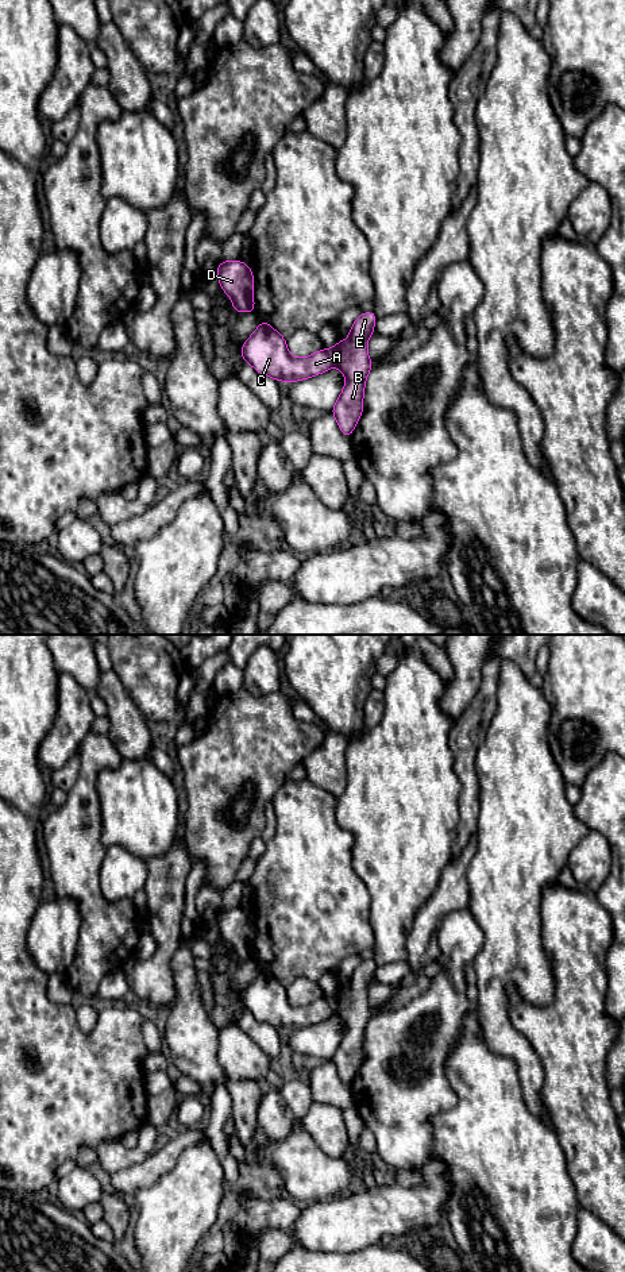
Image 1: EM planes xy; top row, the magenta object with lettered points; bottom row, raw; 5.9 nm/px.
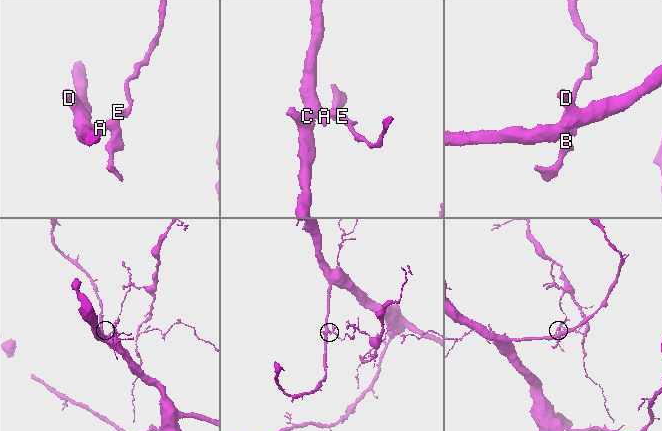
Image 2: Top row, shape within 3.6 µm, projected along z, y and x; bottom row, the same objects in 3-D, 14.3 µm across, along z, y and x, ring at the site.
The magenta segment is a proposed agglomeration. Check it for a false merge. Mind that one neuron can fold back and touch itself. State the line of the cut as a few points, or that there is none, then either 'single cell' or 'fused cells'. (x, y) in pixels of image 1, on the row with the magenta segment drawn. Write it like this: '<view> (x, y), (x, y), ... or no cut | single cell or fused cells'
xy (325, 350), (335, 365) | fused cells

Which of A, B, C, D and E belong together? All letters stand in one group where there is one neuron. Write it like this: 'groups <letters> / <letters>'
groups A C D / B E

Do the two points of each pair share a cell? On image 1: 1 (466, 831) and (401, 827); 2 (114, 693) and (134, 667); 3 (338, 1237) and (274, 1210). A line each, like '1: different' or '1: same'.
1: different
2: different
3: different

